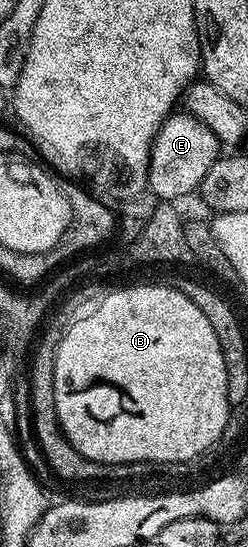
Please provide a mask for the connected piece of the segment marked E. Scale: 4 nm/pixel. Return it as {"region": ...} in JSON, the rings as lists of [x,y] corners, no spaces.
{"region":[[[187,112],[170,114],[155,136],[151,148],[148,193],[161,198],[157,200],[162,203],[173,204],[178,201],[176,198],[185,198],[192,190],[193,193],[200,191],[203,176],[211,172],[222,150],[223,143],[215,132],[211,132],[211,128],[207,128],[207,124],[192,118]]]}

